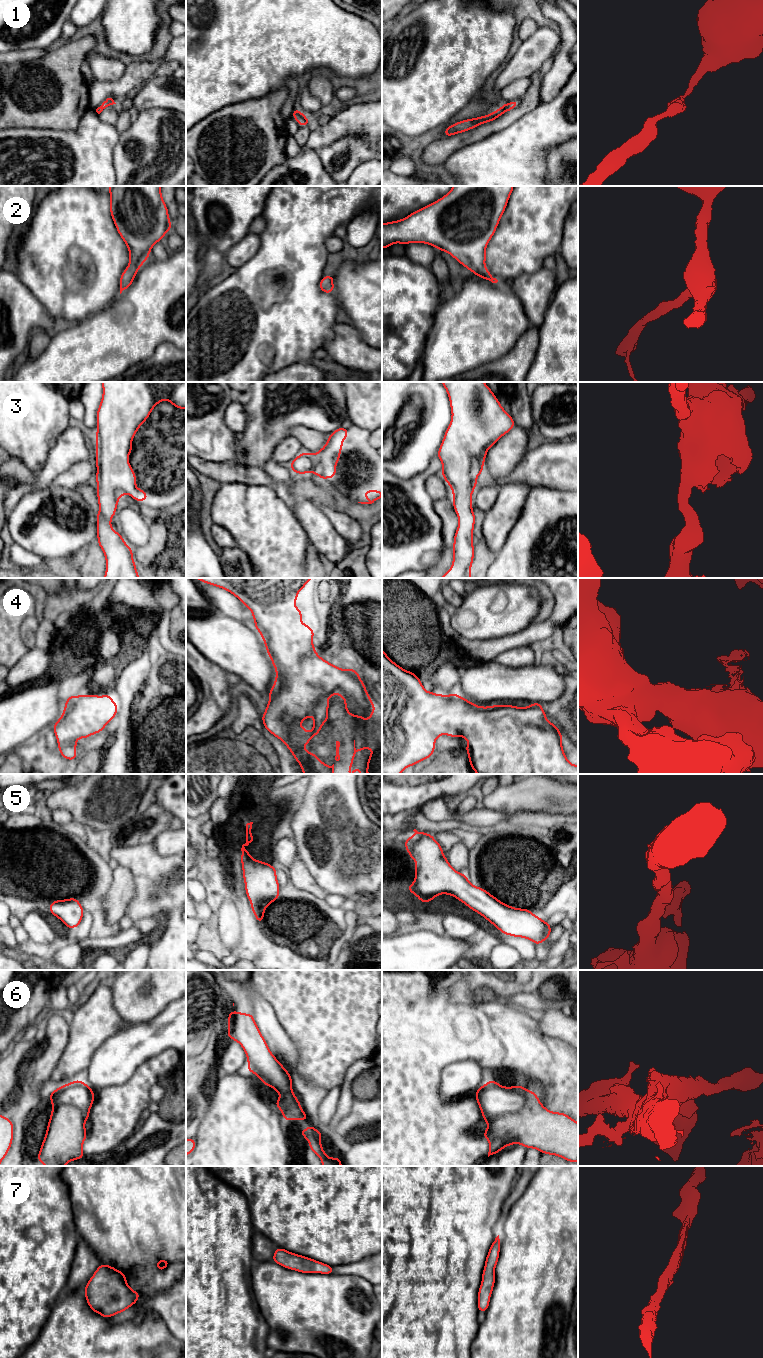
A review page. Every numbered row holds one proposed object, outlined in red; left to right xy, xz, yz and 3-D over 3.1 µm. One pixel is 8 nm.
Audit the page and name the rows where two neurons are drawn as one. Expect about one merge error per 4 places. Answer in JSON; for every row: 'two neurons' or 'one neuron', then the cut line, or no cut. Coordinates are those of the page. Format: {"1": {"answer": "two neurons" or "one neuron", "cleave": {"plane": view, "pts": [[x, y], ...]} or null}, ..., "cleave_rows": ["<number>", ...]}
{"1": {"answer": "one neuron", "cleave": null}, "2": {"answer": "one neuron", "cleave": null}, "3": {"answer": "one neuron", "cleave": null}, "4": {"answer": "one neuron", "cleave": null}, "5": {"answer": "one neuron", "cleave": null}, "6": {"answer": "two neurons", "cleave": {"plane": "yz", "pts": [[528, 1091], [526, 1103], [518, 1110], [499, 1115], [482, 1114]]}}, "7": {"answer": "one neuron", "cleave": null}, "cleave_rows": ["6"]}

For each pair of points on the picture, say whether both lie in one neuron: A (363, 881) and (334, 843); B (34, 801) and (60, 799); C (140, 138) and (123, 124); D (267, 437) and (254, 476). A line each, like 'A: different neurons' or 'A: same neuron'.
A: same neuron
B: different neurons
C: different neurons
D: different neurons

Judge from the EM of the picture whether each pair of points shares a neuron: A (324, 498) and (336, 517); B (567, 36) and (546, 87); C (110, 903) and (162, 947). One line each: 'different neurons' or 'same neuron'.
A: different neurons
B: same neuron
C: different neurons

